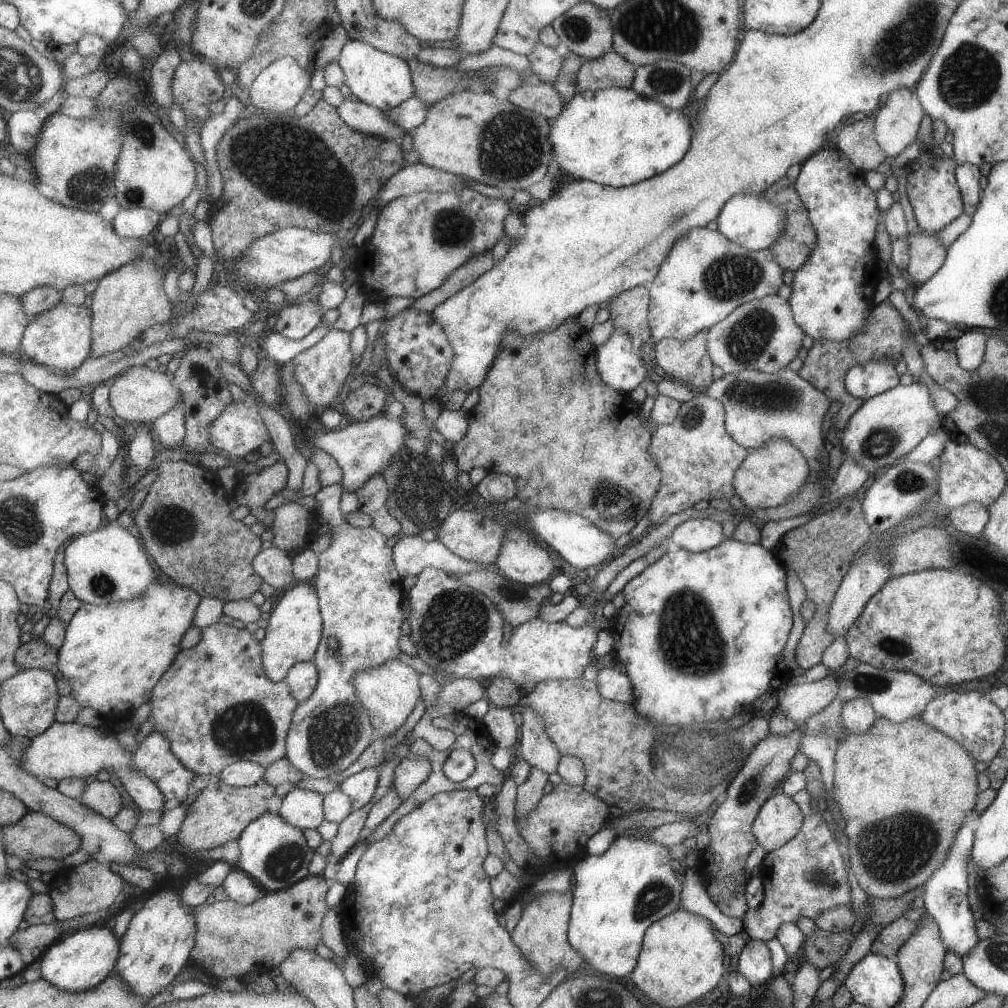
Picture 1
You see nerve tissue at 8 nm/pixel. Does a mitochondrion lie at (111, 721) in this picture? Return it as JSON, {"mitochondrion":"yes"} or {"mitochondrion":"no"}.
{"mitochondrion":"no"}

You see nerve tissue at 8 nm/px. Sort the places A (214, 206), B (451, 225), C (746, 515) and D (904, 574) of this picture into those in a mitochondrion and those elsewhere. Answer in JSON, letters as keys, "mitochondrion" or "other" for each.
{"A":"other","B":"mitochondrion","C":"other","D":"other"}

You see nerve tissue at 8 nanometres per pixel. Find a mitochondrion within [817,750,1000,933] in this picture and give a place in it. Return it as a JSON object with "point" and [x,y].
{"point":[891,852]}

